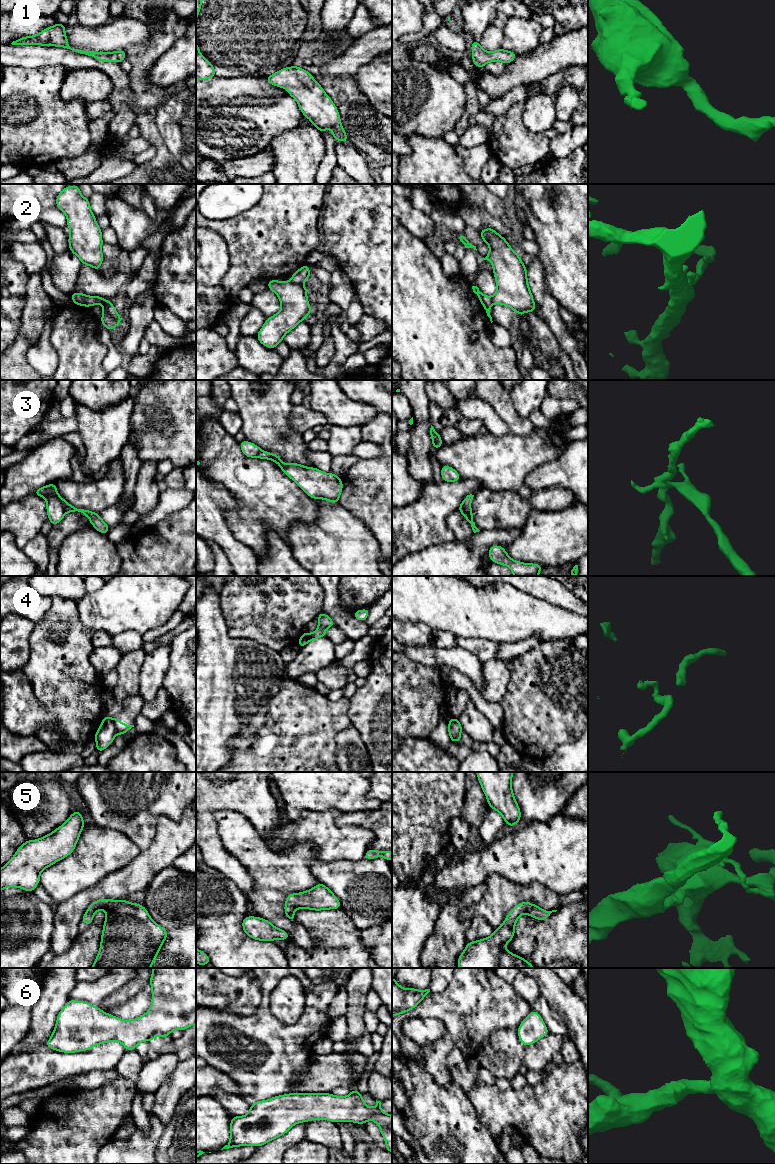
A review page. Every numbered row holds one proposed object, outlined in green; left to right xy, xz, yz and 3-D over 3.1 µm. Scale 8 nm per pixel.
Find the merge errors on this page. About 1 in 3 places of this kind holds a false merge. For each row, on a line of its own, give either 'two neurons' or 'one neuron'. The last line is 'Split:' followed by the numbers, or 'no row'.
1: one neuron
2: two neurons
3: two neurons
4: two neurons
5: one neuron
6: one neuron
Split: 2, 3, 4

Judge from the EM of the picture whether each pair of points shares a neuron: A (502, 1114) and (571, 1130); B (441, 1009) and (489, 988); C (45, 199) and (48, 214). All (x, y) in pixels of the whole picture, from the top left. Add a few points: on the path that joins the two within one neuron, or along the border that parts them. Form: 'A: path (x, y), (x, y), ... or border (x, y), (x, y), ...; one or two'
A: path (519, 1114), (524, 1114), (539, 1125), (554, 1129); one
B: path (453, 1006), (471, 1006), (477, 1000); one
C: border (55, 206), (43, 210); two

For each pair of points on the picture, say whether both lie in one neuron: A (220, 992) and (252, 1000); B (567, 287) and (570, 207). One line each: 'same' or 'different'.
A: same
B: same

